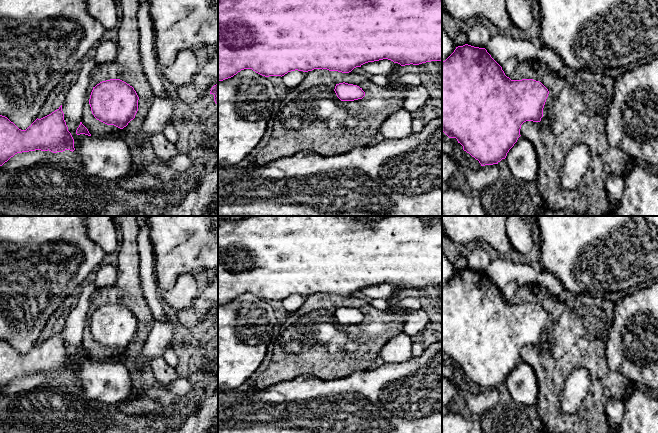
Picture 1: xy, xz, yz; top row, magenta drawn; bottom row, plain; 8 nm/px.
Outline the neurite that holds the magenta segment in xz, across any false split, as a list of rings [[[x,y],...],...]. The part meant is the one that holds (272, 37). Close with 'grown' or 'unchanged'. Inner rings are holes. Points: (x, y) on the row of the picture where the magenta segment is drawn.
[[[218,0],[218,81],[231,78],[244,69],[269,76],[284,76],[291,71],[327,69],[349,73],[368,62],[388,59],[401,66],[442,61],[442,0]]]; unchanged

